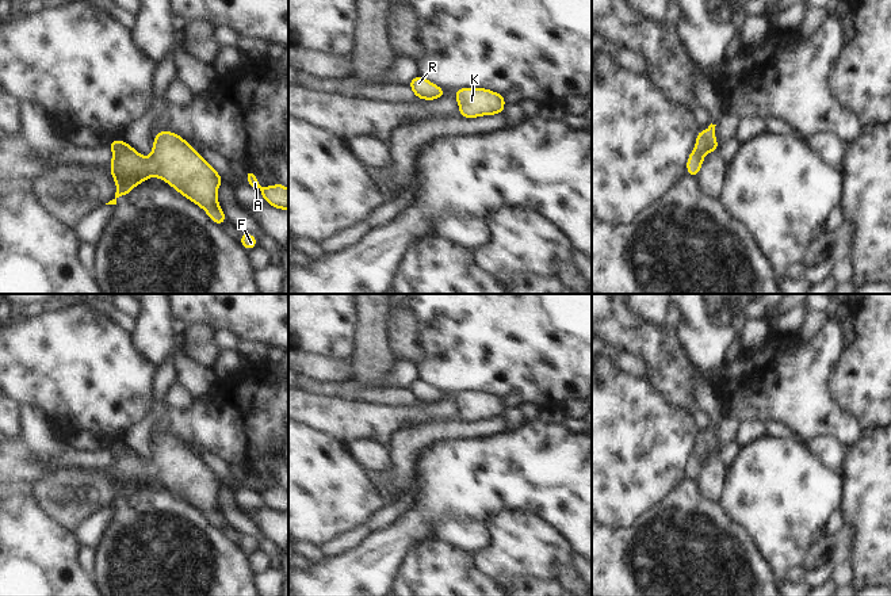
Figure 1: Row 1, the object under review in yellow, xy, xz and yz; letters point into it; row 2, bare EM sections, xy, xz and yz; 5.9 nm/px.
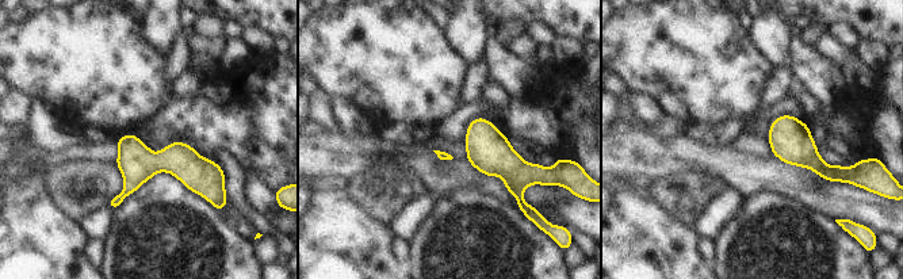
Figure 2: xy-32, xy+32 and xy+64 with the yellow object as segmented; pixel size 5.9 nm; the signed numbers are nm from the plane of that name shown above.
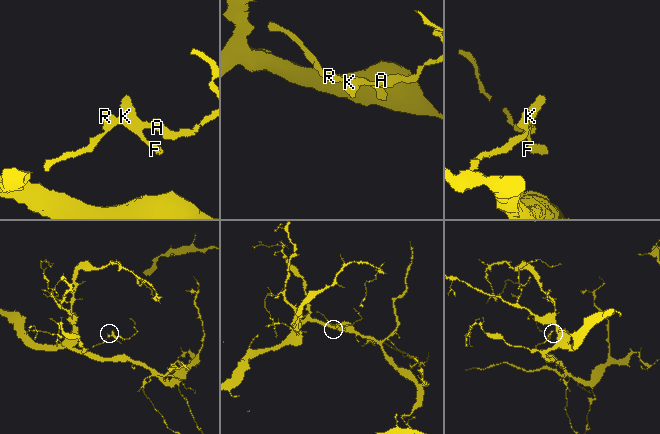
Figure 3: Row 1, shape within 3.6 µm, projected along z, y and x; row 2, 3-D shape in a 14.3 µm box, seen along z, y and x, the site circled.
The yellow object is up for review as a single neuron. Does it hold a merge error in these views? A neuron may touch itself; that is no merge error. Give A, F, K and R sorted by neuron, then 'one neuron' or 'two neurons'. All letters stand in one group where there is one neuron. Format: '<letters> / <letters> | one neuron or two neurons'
A F K R | one neuron

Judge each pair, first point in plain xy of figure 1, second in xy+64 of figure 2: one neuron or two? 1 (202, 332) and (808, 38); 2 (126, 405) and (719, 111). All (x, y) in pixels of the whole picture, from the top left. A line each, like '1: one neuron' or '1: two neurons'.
1: one neuron
2: one neuron

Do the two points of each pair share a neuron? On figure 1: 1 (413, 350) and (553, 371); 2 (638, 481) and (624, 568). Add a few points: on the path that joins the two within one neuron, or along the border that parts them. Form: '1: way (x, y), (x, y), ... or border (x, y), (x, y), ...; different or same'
1: border (417, 320), (427, 354), (419, 366); different
2: border (657, 503), (626, 527), (605, 526); different

